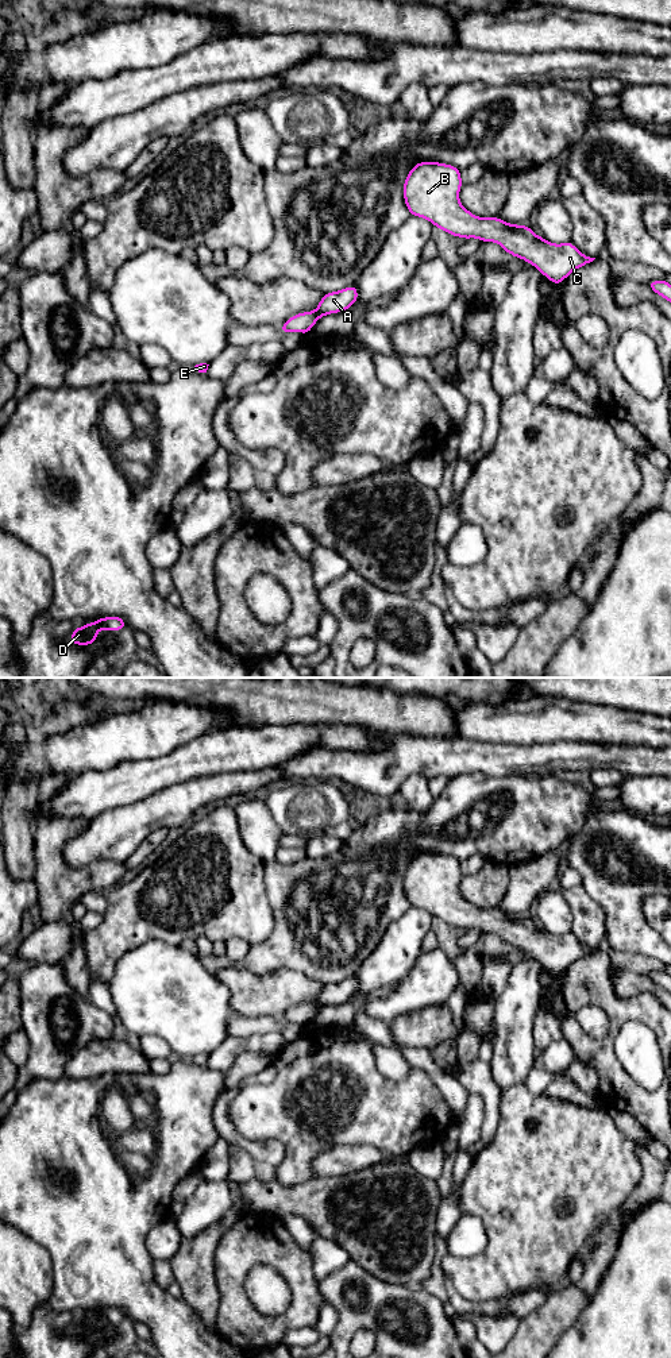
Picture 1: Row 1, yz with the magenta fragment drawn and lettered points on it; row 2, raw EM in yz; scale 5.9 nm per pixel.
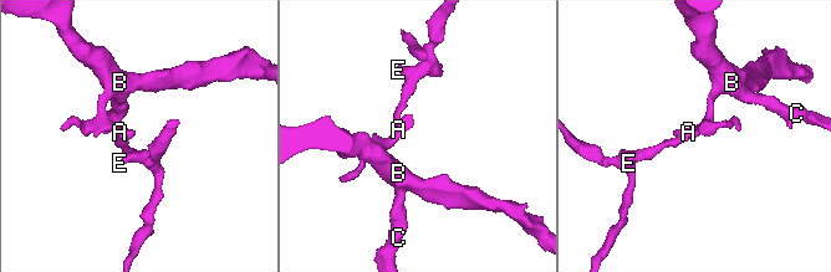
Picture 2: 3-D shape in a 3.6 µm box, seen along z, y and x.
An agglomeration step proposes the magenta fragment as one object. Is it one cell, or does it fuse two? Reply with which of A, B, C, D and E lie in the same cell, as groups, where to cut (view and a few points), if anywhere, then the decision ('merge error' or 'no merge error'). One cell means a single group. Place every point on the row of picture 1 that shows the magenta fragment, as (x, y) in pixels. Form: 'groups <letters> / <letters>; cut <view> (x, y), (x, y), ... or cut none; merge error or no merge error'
groups A B C / D E; cut yz (316, 309), (328, 313); merge error

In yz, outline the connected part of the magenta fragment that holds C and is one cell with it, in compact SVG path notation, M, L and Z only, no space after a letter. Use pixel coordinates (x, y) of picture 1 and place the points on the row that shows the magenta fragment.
M420 162L405 178L404 201L412 216L427 219L452 236L498 243L508 254L533 265L554 285L595 259L583 255L571 242L549 243L528 225L473 215L459 200L462 185L460 169Z

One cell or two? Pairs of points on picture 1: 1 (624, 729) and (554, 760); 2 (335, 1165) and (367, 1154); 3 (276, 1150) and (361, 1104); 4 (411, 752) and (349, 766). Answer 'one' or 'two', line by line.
1: two
2: one
3: two
4: one

